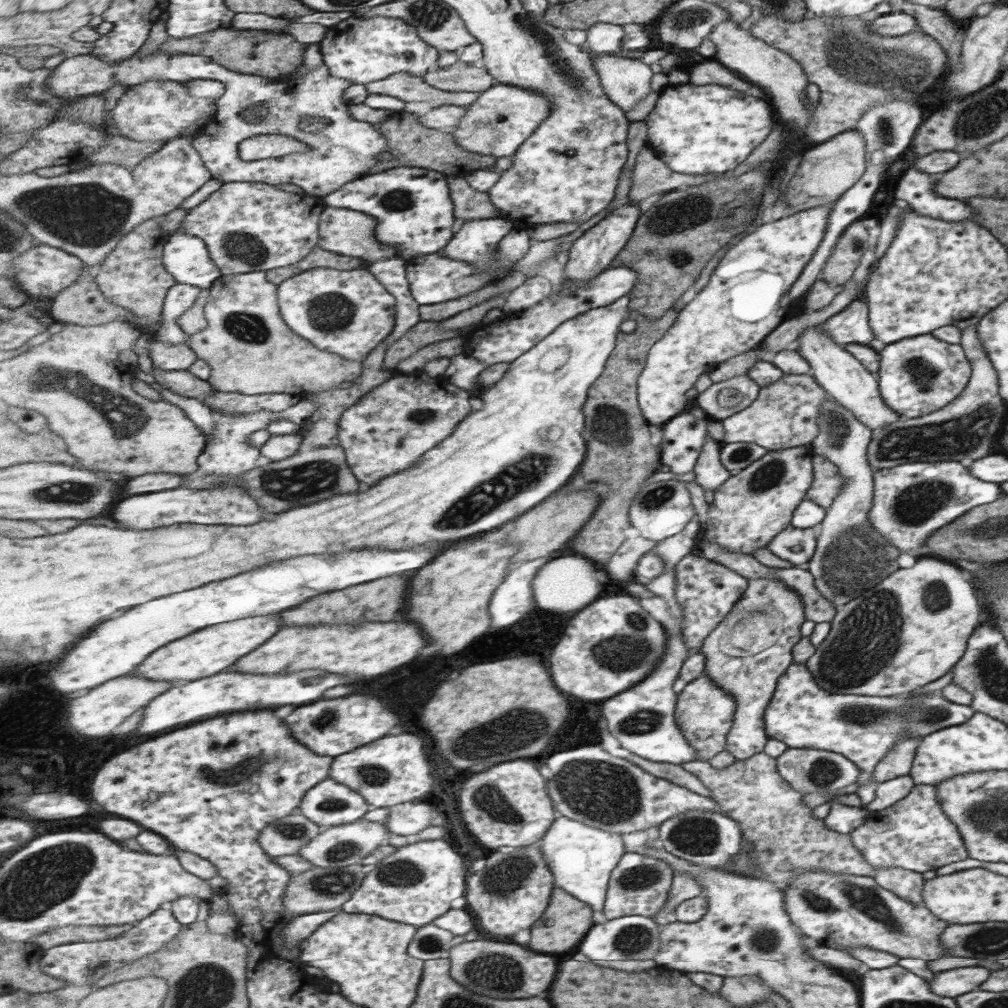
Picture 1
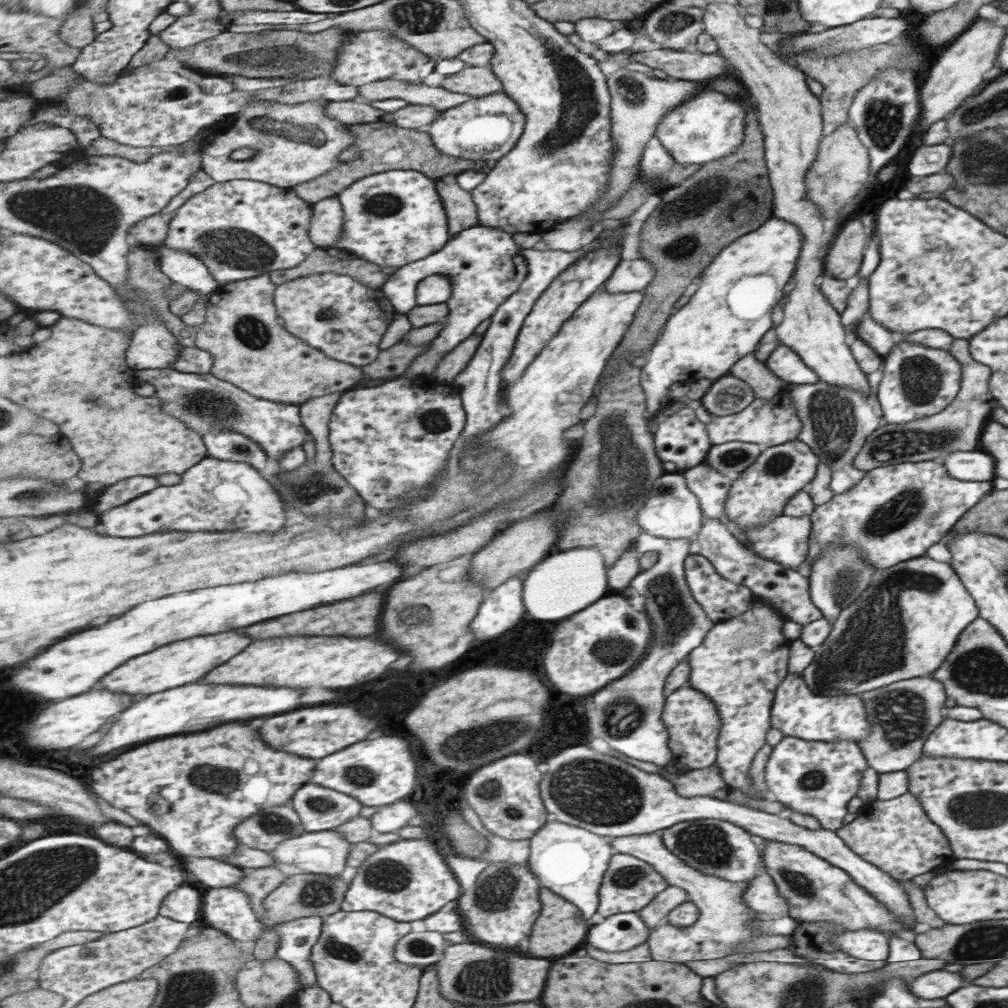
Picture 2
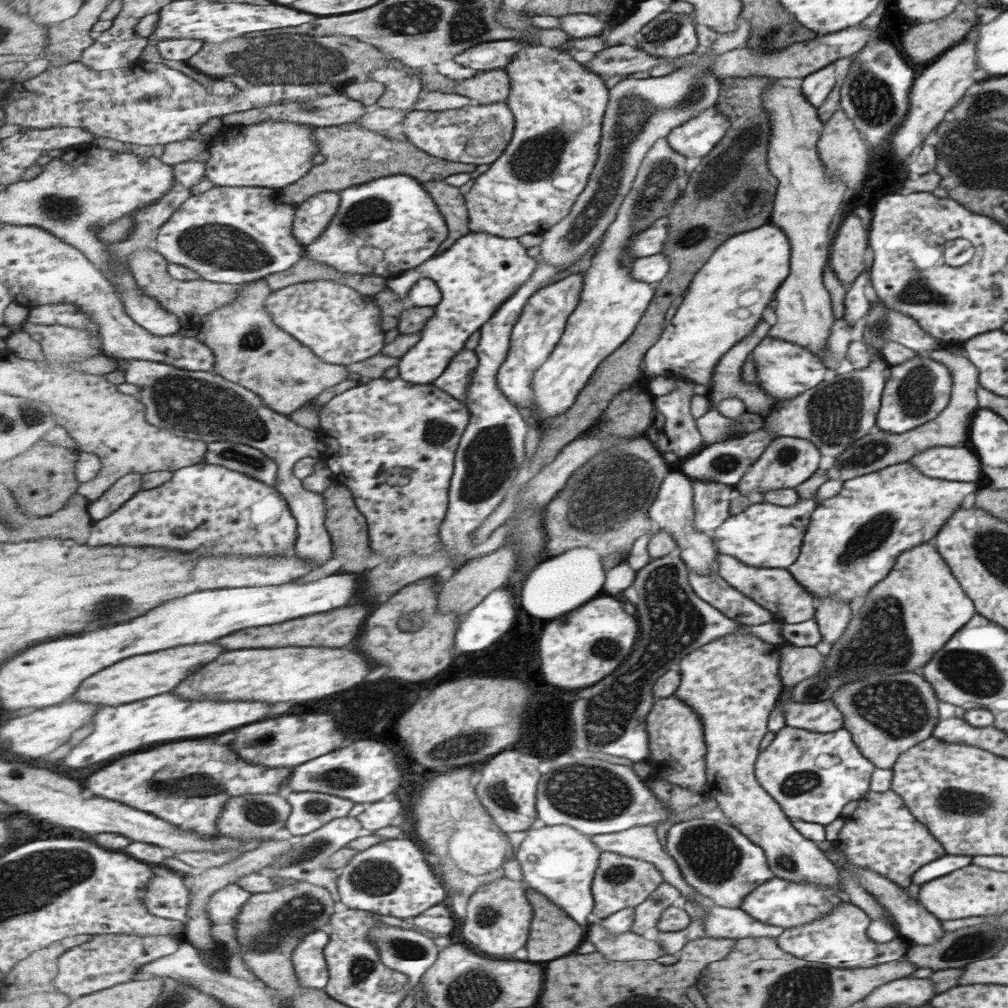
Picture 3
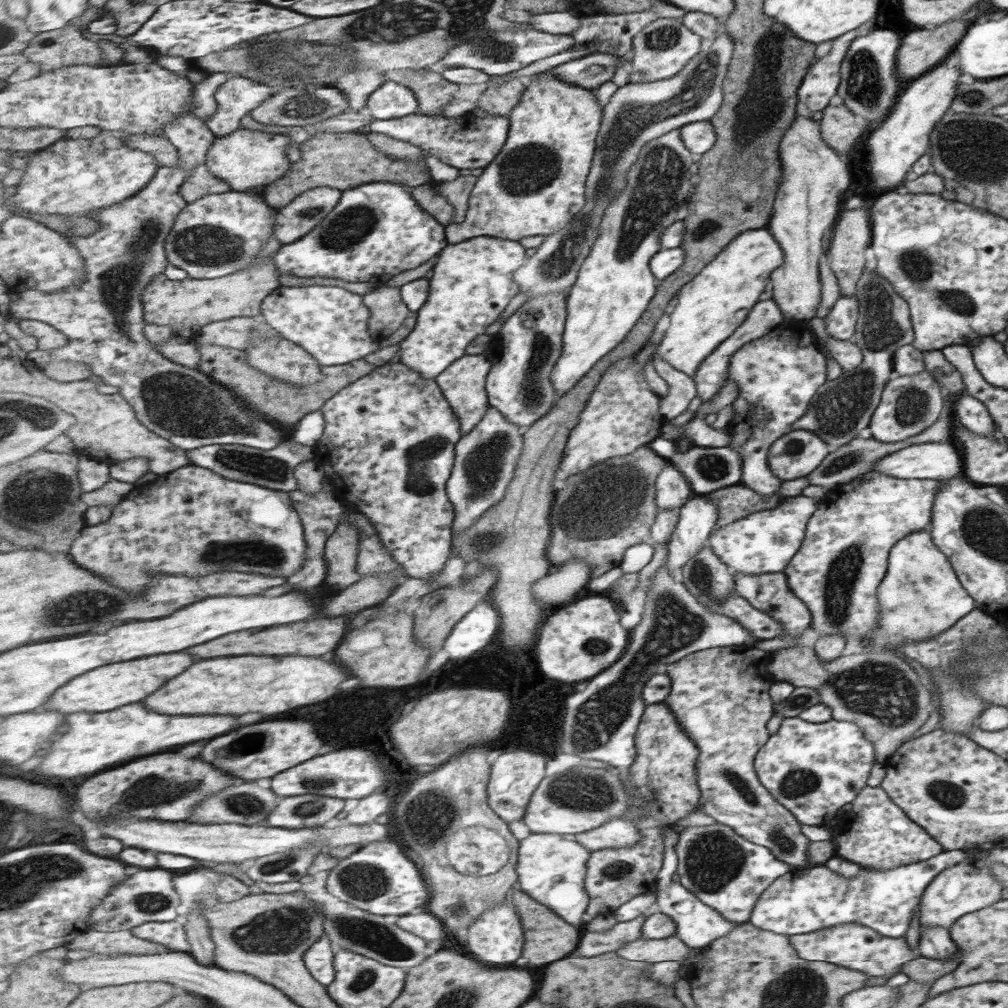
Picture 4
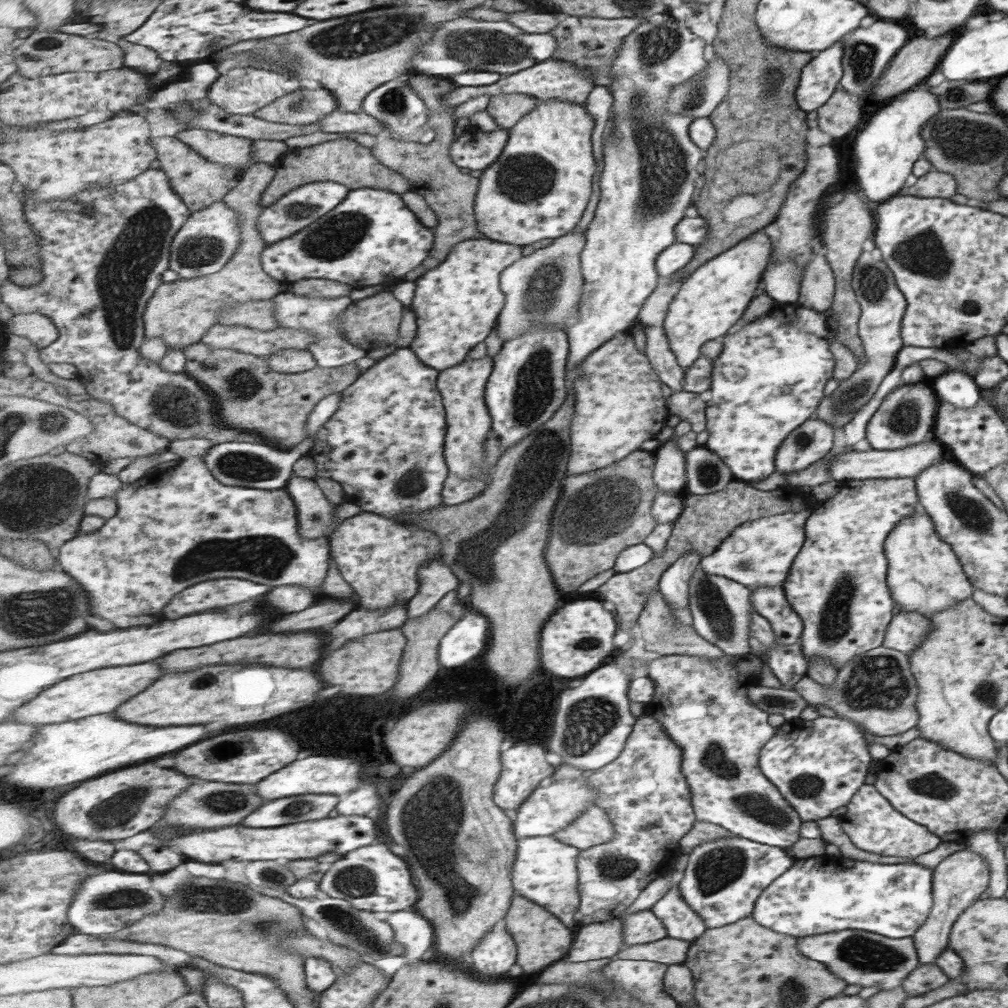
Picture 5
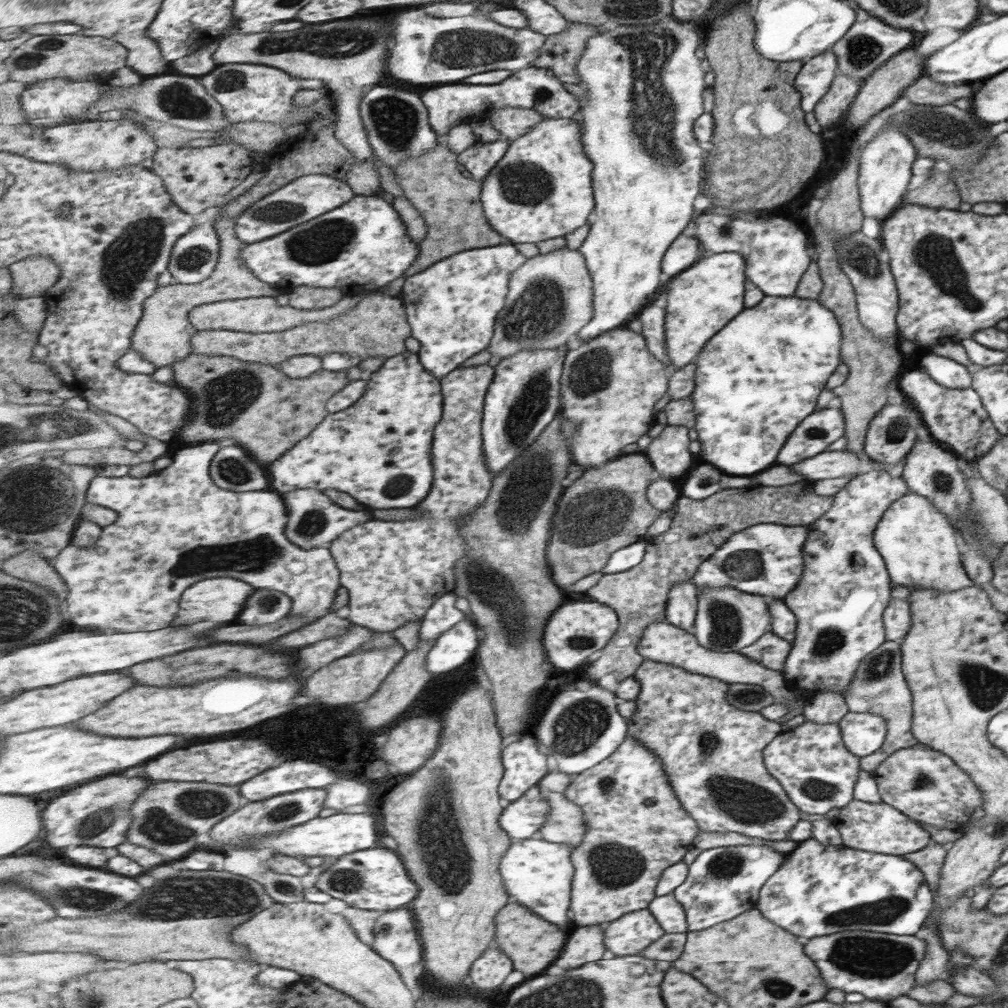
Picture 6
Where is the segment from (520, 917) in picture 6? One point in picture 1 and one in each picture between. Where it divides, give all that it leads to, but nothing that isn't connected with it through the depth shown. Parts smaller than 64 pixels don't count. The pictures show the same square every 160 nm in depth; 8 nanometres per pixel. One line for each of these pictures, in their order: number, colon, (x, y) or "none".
1: (567, 920)
2: (562, 928)
3: (555, 934)
4: (549, 938)
5: (542, 938)

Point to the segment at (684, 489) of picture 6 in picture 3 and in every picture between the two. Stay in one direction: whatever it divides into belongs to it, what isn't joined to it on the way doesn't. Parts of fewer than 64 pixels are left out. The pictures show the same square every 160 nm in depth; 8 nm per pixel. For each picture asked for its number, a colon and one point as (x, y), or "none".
3: (725, 462)
4: (707, 469)
5: (707, 474)

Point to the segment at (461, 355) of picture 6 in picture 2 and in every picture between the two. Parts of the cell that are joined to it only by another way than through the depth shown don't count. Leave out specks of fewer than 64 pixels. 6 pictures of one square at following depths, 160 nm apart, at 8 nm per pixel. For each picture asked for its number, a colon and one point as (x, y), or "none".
2: (486, 266)
3: (478, 273)
4: (472, 282)
5: (456, 305)

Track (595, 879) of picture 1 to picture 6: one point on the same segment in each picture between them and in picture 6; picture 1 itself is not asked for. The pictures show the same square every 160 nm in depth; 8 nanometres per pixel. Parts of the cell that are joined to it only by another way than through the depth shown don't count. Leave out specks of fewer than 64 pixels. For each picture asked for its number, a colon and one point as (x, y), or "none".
2: (572, 861)
3: (560, 861)
4: (552, 867)
5: (546, 871)
6: (535, 870)

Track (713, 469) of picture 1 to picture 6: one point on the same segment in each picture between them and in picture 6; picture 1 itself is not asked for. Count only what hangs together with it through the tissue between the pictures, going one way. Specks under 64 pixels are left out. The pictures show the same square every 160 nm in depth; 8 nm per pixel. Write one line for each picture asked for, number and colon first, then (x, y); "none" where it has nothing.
2: (710, 487)
3: (712, 502)
4: (695, 520)
5: (673, 585)
6: (682, 606)

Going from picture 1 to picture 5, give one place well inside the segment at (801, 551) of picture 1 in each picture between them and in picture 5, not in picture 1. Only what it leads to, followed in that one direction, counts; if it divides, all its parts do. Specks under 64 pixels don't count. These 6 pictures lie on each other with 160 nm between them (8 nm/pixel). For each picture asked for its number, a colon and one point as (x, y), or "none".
2: (785, 539)
3: (764, 535)
4: (761, 543)
5: (757, 554)

